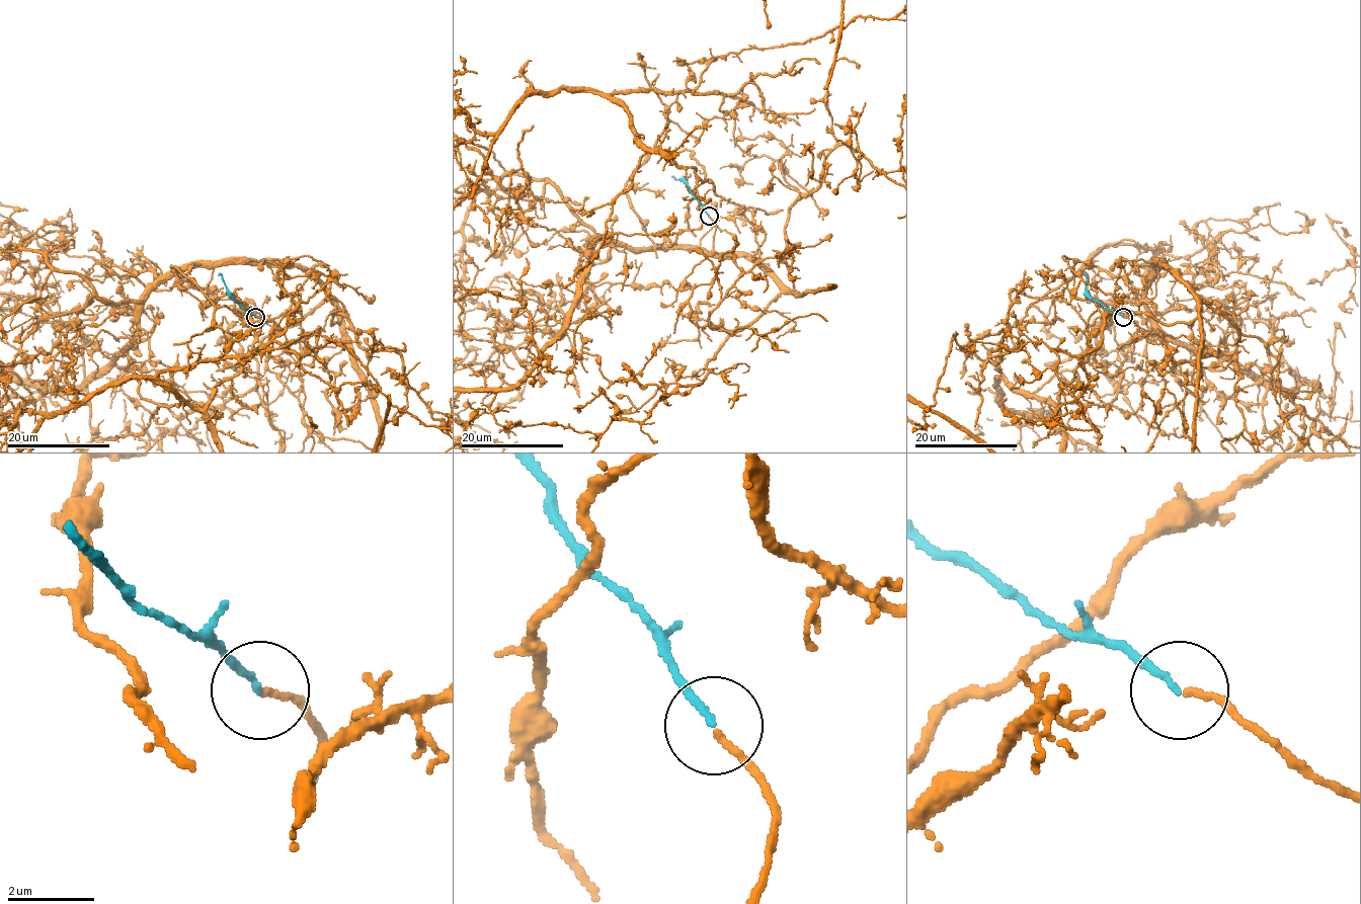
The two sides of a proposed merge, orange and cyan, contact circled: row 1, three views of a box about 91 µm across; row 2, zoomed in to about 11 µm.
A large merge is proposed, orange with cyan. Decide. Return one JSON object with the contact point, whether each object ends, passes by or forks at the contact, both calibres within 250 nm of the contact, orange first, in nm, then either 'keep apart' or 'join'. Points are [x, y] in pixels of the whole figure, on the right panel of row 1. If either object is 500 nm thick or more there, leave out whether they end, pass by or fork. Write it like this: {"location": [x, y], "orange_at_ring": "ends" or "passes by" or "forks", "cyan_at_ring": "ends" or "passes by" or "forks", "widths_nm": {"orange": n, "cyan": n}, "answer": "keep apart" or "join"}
{"location": [1123, 317], "orange_at_ring": "ends", "cyan_at_ring": "ends", "widths_nm": {"orange": 140, "cyan": 150}, "answer": "join"}

